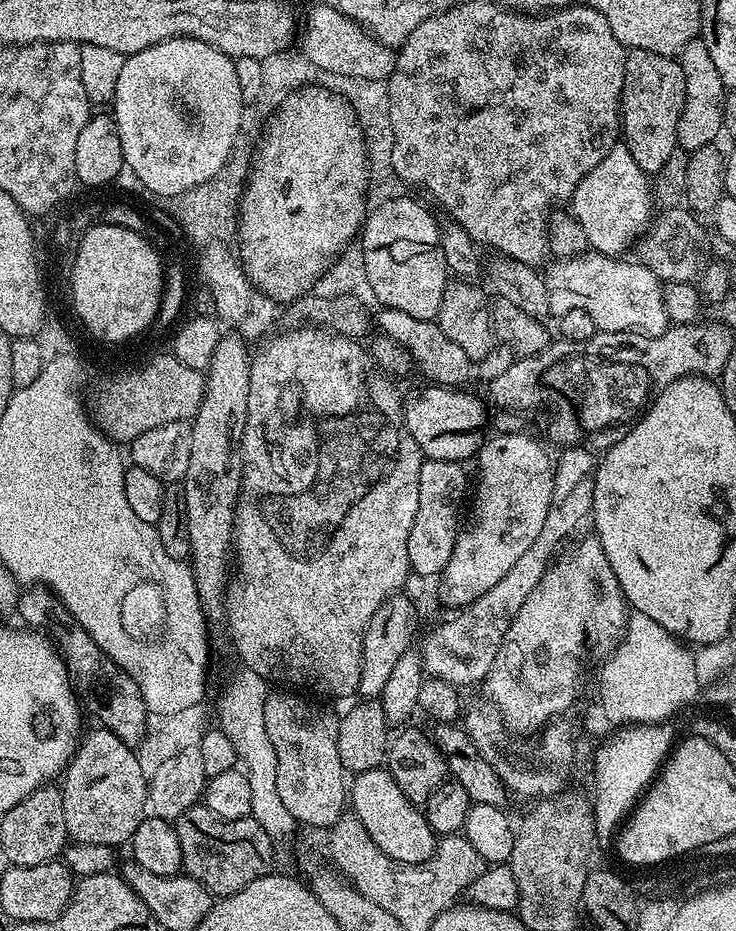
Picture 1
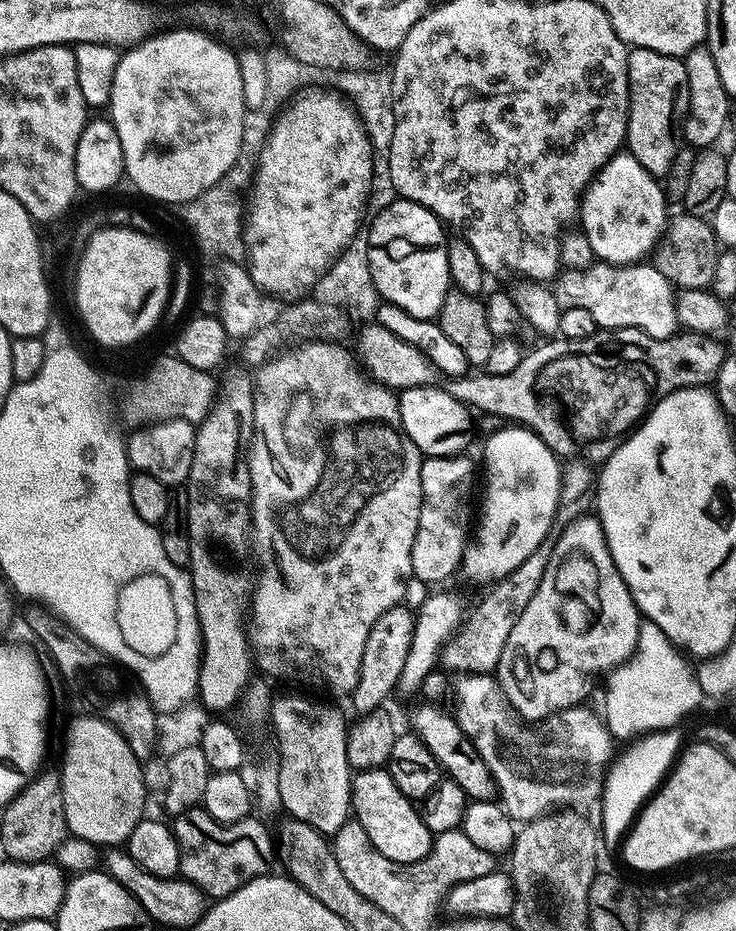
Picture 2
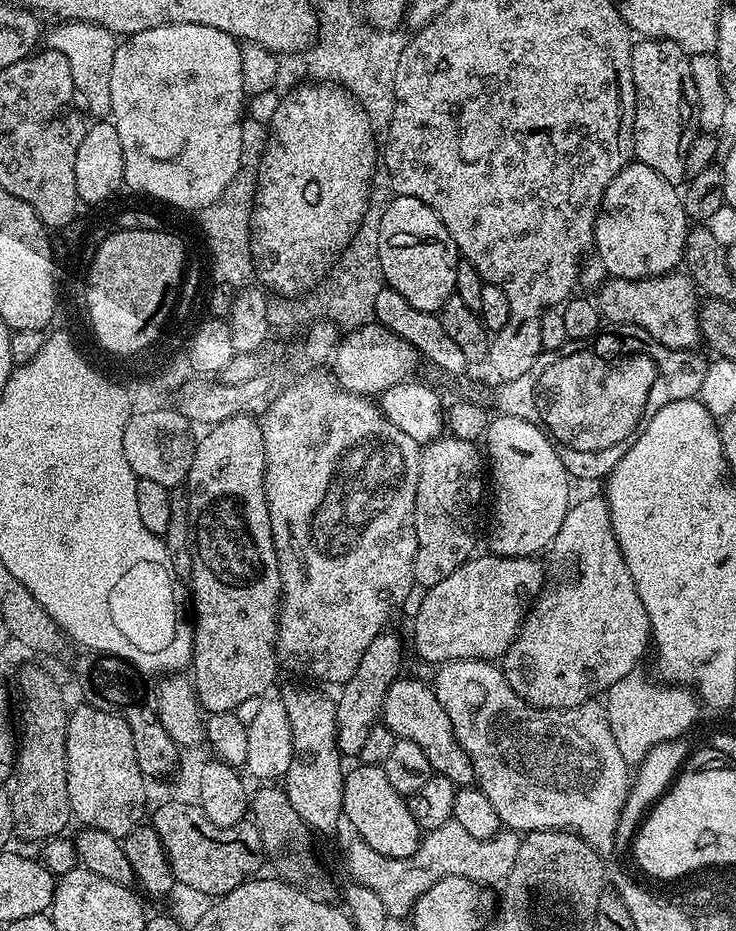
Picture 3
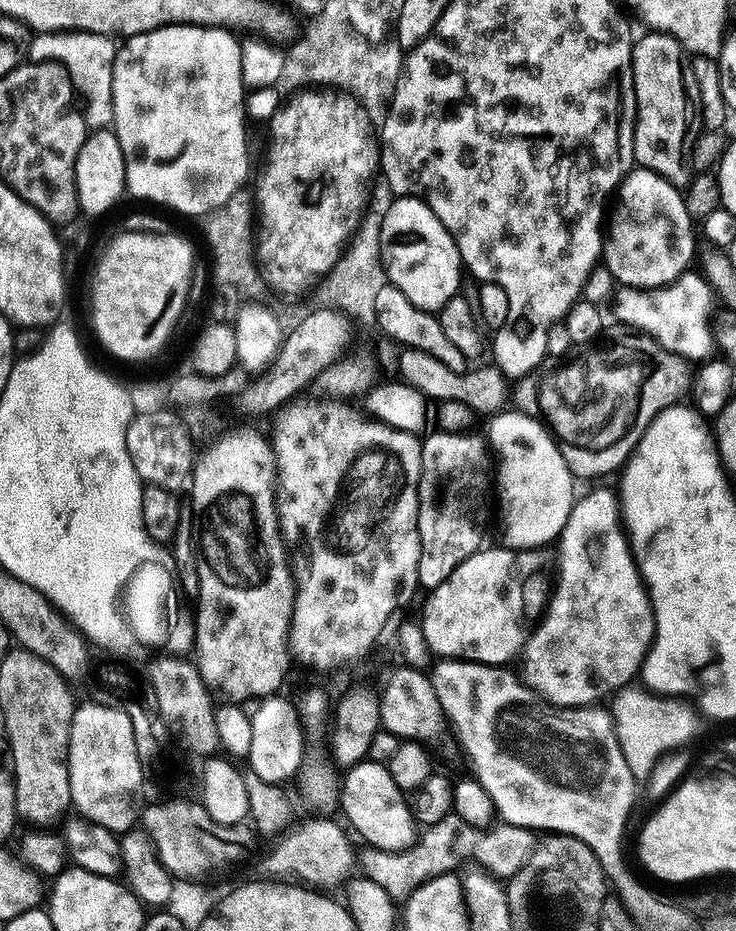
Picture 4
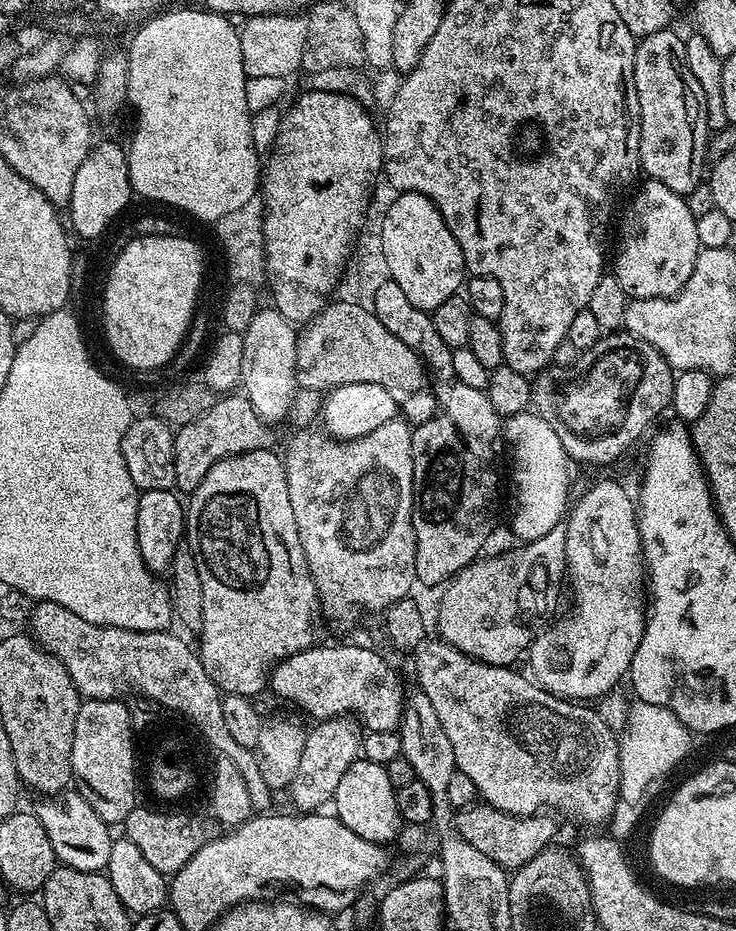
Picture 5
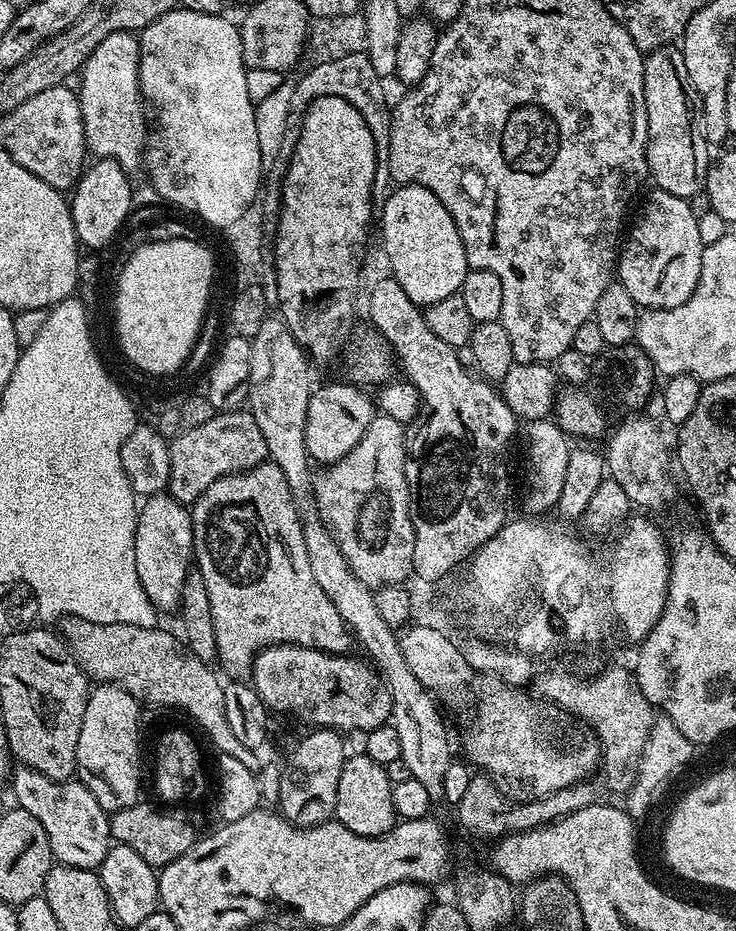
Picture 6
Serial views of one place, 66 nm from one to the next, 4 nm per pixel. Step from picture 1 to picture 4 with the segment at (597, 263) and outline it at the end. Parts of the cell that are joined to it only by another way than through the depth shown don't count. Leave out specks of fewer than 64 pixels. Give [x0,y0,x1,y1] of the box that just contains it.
[614,270,717,362]

